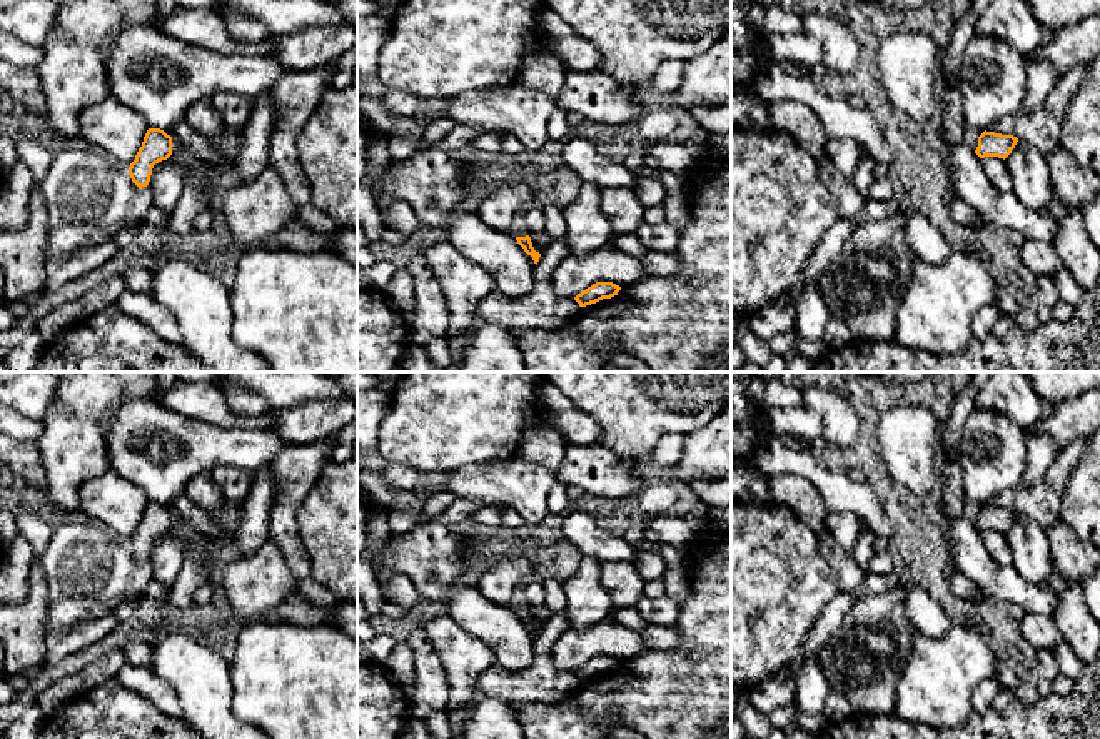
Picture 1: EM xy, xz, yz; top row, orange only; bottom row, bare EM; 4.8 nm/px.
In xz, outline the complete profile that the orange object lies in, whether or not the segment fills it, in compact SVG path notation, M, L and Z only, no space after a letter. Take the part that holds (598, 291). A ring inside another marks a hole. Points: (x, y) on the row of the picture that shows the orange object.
M596 282L581 294L578 294L574 300L579 304L579 307L586 307L603 299L611 299L618 295L619 290L621 287L613 282Z

